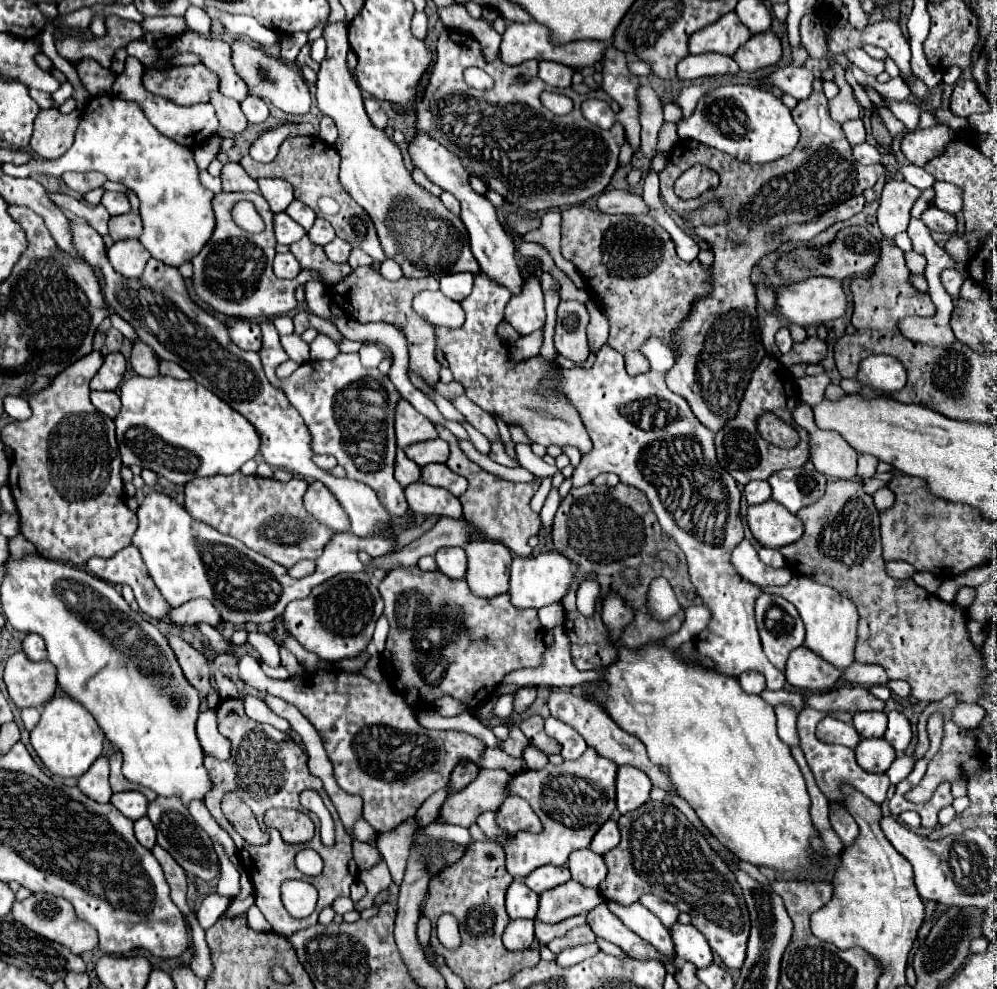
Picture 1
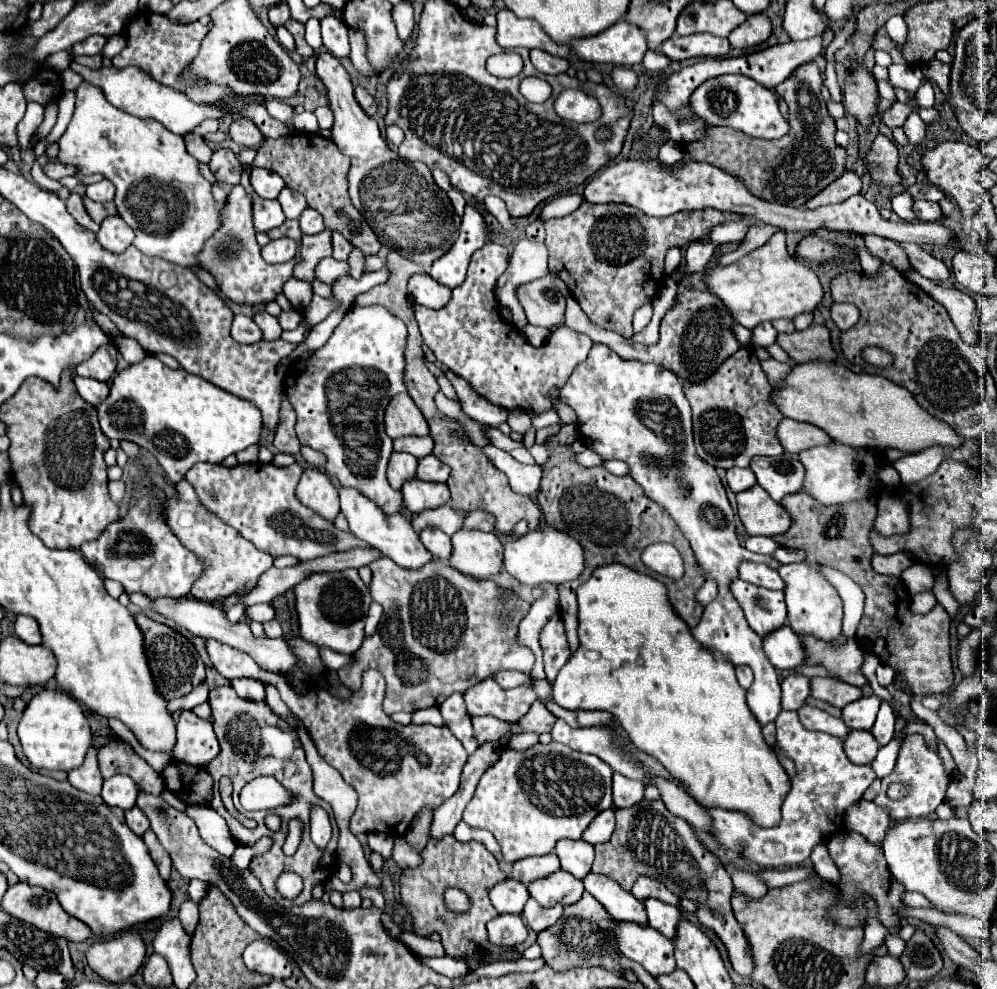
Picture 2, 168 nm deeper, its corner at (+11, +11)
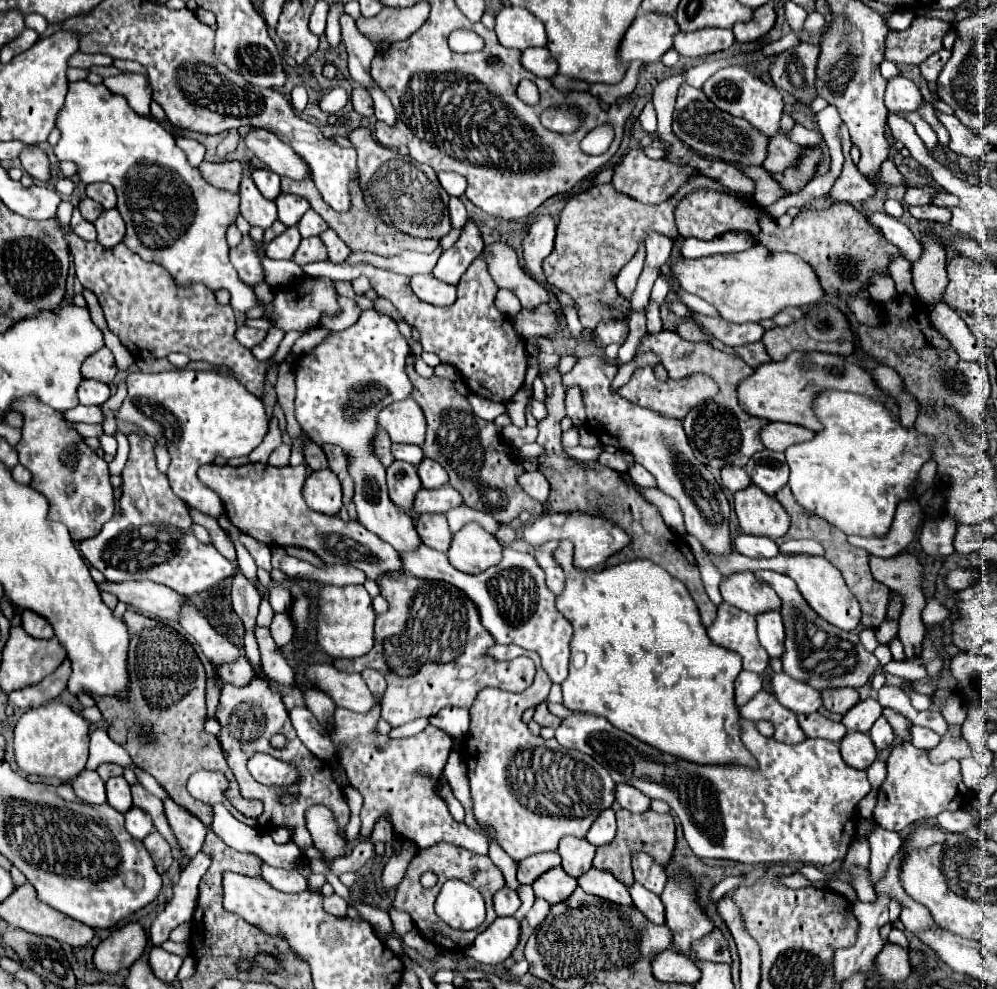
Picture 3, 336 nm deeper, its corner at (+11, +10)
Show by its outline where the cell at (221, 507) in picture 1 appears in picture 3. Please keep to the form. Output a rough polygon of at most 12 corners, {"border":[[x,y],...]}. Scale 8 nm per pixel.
{"border":[[202,465],[242,533],[376,579],[402,569],[358,521],[312,511],[304,465]]}

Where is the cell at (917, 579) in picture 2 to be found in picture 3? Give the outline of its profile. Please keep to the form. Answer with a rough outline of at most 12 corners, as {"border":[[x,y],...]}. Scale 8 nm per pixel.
{"border":[[926,597],[924,623],[942,623],[950,609],[936,597]]}

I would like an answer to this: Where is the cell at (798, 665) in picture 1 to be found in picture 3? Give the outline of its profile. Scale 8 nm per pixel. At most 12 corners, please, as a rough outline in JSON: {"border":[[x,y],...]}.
{"border":[[762,613],[758,641],[772,659],[784,655],[780,613]]}

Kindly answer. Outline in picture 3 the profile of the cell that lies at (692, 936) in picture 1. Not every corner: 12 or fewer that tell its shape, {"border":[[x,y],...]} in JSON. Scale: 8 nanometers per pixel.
{"border":[[640,883],[630,889],[634,905],[654,925],[664,925],[664,903]]}

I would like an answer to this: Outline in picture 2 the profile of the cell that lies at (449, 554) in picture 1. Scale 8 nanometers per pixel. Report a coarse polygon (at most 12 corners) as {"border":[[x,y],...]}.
{"border":[[426,526],[420,540],[432,556],[446,562],[452,552],[450,536]]}

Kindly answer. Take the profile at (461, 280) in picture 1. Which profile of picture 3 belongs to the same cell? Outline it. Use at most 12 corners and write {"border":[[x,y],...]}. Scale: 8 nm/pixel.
{"border":[[474,221],[440,255],[434,275],[458,285],[468,265],[484,251]]}

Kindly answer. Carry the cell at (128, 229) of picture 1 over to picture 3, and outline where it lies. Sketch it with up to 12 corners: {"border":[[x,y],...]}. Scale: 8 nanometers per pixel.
{"border":[[92,199],[80,201],[80,213],[94,223],[104,207]]}

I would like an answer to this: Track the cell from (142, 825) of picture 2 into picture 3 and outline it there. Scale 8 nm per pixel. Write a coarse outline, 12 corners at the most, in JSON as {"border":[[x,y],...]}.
{"border":[[142,809],[126,811],[126,831],[144,839],[154,829]]}

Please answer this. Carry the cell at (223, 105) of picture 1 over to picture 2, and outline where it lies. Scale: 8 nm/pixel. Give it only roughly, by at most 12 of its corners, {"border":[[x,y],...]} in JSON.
{"border":[[250,120],[230,126],[230,138],[244,148],[260,148],[266,136]]}

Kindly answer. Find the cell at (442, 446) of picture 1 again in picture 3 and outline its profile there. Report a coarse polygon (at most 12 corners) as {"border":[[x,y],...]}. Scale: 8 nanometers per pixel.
{"border":[[392,445],[394,459],[412,463],[424,459],[418,445]]}

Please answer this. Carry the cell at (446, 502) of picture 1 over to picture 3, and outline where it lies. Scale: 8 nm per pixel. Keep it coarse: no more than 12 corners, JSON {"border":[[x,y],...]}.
{"border":[[450,485],[420,489],[412,511],[446,513],[462,505],[462,497]]}

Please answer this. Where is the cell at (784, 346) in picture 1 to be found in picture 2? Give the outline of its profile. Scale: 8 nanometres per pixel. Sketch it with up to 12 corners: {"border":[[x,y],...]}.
{"border":[[770,322],[752,330],[752,346],[768,348],[776,342],[776,330]]}

